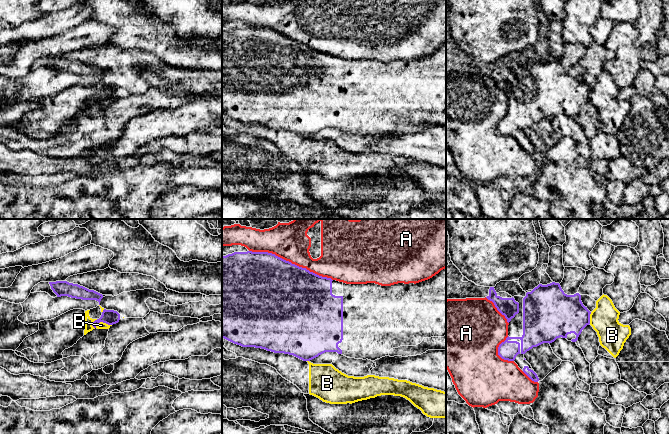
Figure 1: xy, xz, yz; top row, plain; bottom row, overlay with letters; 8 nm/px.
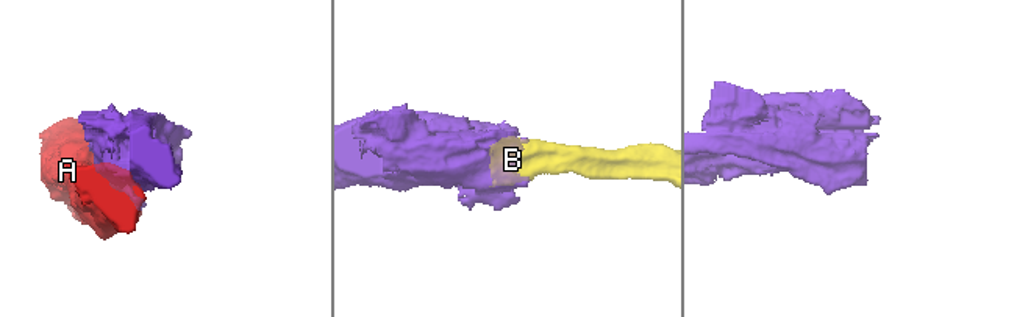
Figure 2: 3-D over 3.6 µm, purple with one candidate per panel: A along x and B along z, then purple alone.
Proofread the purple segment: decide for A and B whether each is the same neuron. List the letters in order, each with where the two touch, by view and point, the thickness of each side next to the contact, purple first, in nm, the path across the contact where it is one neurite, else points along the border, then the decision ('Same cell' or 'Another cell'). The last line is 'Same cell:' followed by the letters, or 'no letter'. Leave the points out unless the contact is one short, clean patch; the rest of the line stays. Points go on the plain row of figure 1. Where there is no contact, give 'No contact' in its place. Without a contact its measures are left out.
A: Touches purple at xz (290, 38). Thickness 500 nm (purple) against 300 nm. Another cell
B: Touches purple at xy (101, 97). Thickness 120 nm (purple) against 60 nm. Another cell
Same cell: no letter

